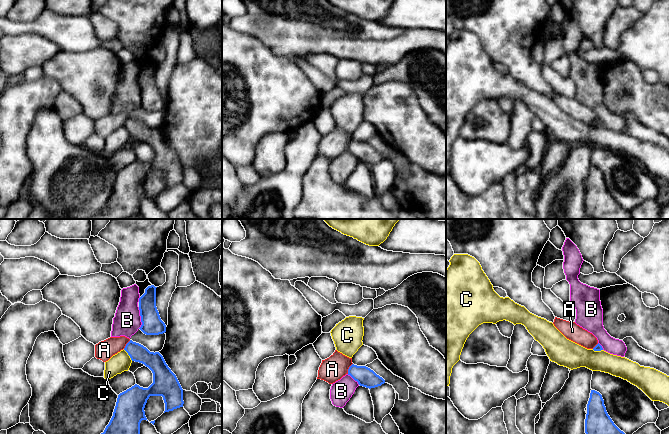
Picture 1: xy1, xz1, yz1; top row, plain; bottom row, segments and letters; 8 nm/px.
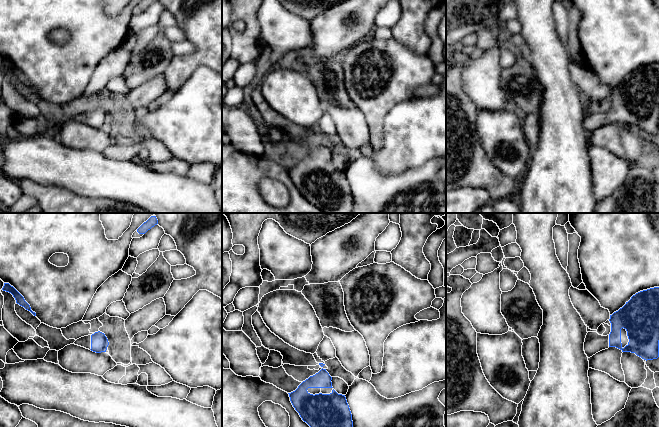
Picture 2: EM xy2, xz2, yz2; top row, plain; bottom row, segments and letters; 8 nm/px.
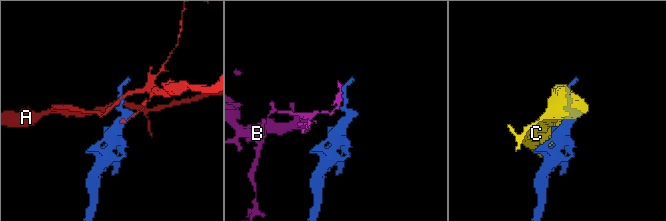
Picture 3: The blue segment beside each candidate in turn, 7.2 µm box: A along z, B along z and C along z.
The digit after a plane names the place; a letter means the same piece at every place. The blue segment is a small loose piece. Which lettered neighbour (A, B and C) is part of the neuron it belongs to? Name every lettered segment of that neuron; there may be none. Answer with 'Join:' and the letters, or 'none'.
Join: none

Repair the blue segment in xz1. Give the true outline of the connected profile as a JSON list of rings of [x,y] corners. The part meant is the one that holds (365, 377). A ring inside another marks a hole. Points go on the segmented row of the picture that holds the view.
[[[352,364],[348,369],[348,375],[357,381],[360,386],[369,389],[381,386],[385,383],[382,377],[366,366]]]

